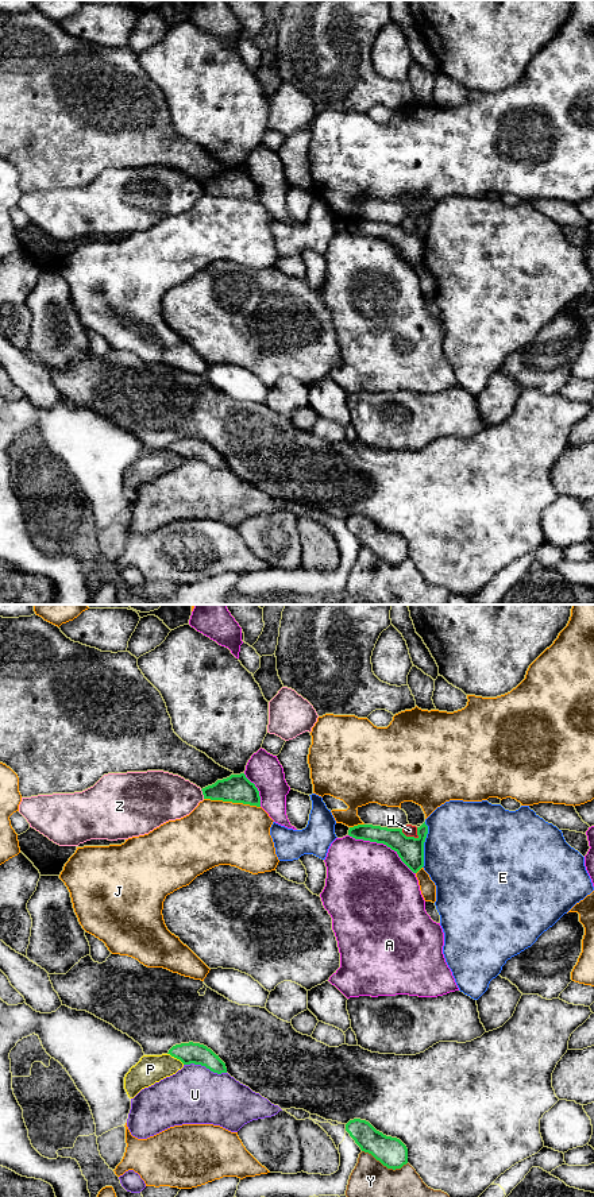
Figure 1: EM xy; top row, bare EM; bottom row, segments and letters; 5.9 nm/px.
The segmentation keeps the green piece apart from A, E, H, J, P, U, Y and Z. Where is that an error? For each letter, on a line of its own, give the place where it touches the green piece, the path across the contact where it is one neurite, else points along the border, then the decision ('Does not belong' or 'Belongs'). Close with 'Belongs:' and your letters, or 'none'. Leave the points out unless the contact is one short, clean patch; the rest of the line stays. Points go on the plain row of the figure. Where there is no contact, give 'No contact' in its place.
A: Touches green at xy (382, 238). Does not belong
E: Touches green at xy (423, 240). Does not belong
H: Touches green at xy (409, 232). Boundary: xy (401, 224), (407, 231), (419, 232). Does not belong
J: Touches green at xy (232, 197). Does not belong
P: Touches green at xy (176, 452). Does not belong
U: Touches green at xy (205, 462). Does not belong
Y: Touches green at xy (385, 560). Does not belong
Z: Touches green at xy (203, 189). Does not belong
Belongs: none

